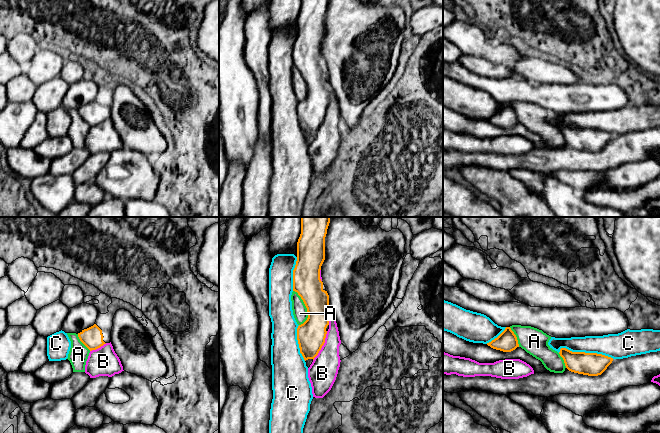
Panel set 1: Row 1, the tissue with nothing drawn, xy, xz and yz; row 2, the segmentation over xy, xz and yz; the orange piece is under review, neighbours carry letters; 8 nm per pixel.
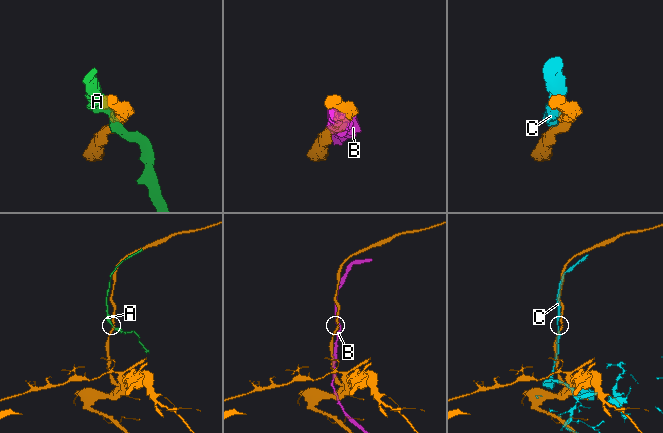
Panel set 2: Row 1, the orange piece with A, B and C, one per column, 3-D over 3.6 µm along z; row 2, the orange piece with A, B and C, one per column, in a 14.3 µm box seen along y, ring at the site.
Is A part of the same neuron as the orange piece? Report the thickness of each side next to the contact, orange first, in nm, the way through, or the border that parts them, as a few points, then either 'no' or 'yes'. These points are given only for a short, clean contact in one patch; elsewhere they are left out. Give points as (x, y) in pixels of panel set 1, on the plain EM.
220 nm thick on the orange side, 120 nm on the other; no

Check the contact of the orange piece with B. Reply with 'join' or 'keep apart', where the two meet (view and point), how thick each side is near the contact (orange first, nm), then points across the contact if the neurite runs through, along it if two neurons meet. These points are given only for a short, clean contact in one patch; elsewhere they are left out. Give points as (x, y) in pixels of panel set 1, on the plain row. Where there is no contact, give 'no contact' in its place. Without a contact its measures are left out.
keep apart | xz (322, 121) | 220/240 nm

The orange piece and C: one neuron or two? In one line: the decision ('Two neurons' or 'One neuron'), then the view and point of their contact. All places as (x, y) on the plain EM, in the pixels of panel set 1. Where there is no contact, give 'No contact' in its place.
Two neurons. Touches orange at yz (584, 128)

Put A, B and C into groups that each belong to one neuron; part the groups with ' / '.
A / B / C

